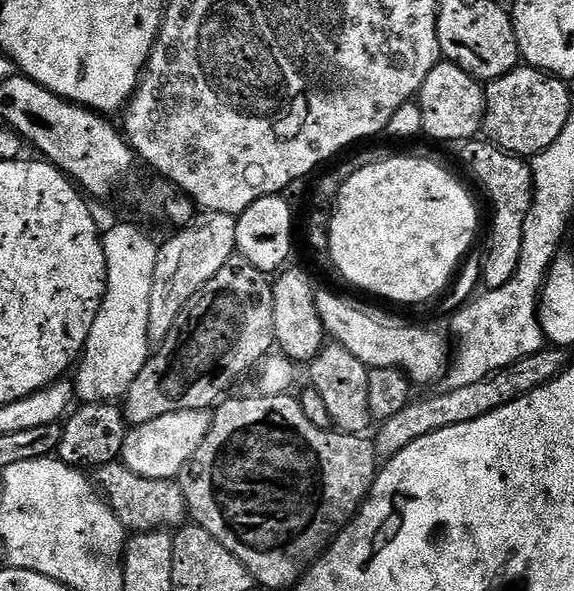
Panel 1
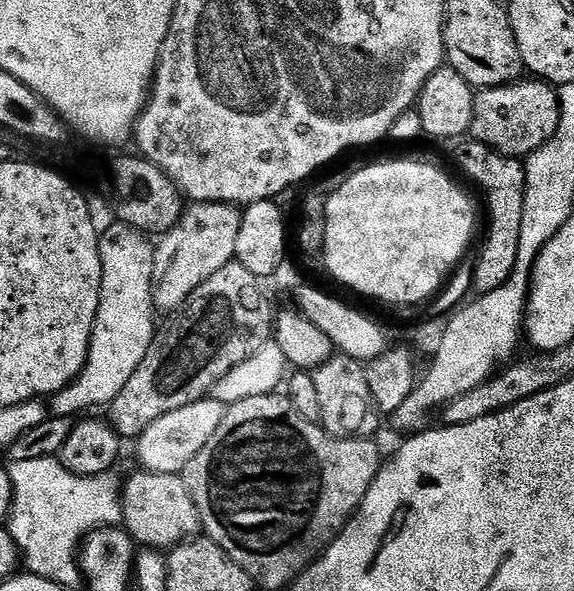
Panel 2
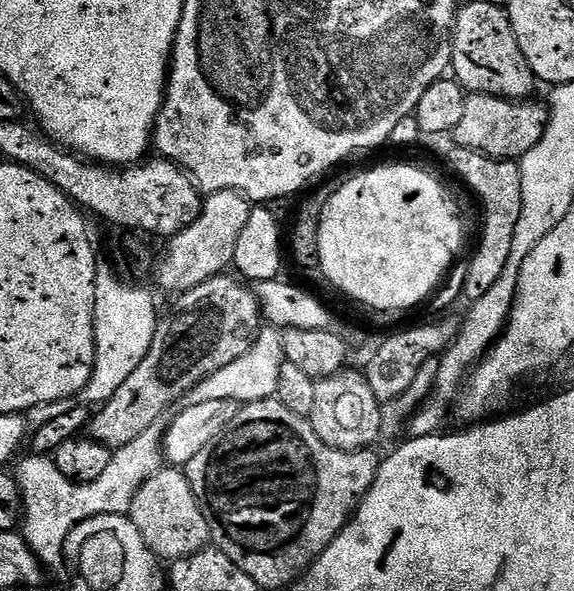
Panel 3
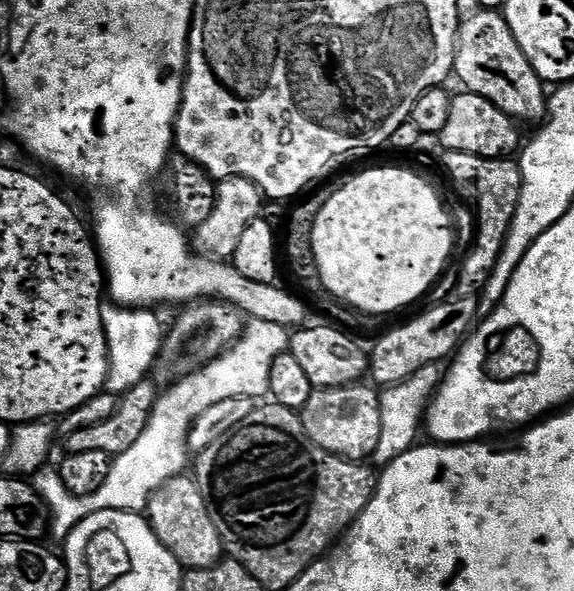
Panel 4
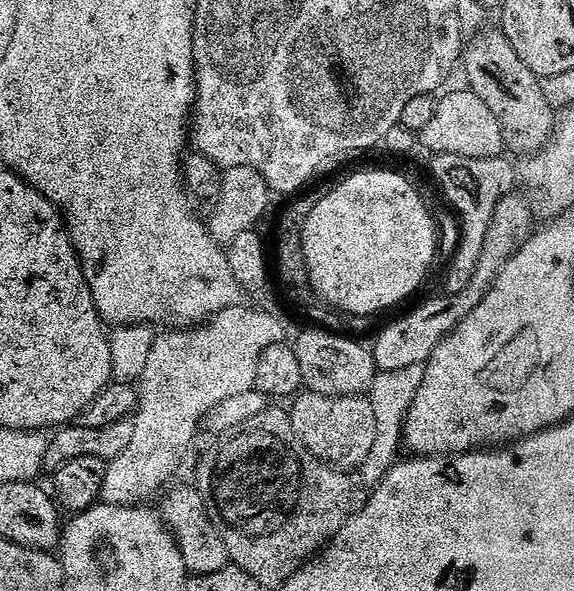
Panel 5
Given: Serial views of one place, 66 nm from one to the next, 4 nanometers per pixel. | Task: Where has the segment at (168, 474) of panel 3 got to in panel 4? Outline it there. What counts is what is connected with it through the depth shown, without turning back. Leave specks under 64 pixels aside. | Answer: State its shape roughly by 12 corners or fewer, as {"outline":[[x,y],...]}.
{"outline":[[191,475],[158,486],[146,519],[185,569],[225,555]]}

